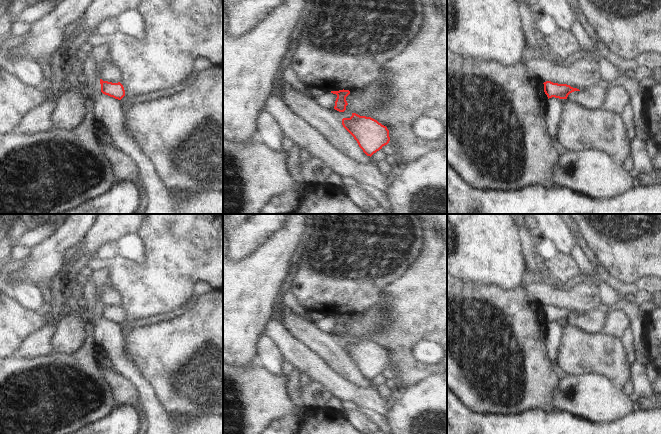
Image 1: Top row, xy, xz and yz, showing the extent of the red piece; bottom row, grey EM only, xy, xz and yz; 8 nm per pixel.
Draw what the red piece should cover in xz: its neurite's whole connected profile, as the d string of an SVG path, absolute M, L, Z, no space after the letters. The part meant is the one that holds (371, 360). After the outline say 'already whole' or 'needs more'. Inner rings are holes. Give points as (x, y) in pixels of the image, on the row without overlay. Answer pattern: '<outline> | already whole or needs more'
M352 337L350 342L342 343L342 349L367 380L371 381L390 365L387 351L371 341Z | already whole

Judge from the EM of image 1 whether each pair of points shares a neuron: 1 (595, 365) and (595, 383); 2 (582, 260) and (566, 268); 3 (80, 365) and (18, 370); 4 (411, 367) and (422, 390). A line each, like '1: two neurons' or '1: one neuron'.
1: two neurons
2: two neurons
3: one neuron
4: two neurons

